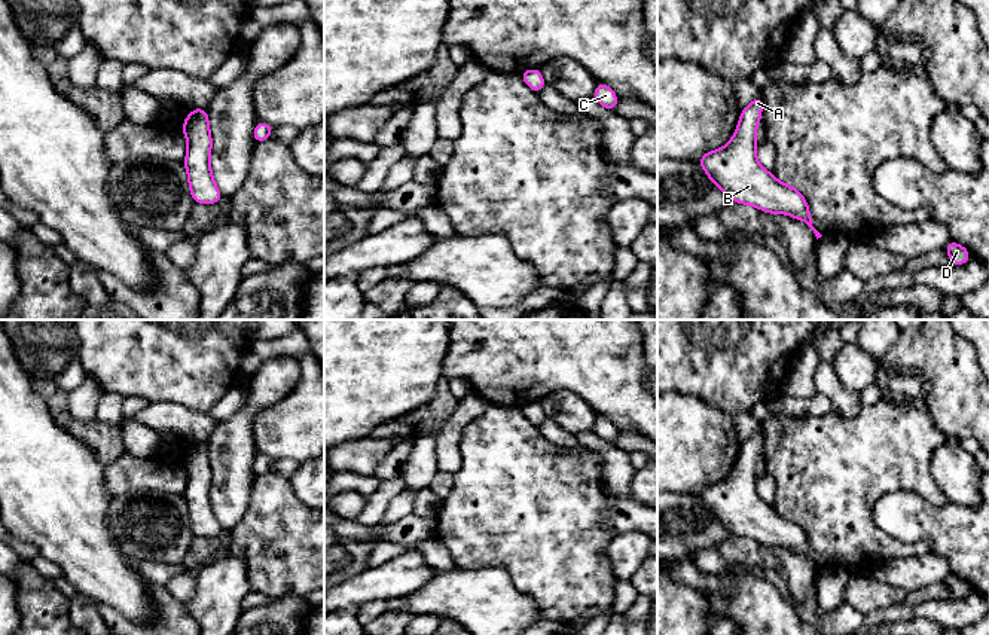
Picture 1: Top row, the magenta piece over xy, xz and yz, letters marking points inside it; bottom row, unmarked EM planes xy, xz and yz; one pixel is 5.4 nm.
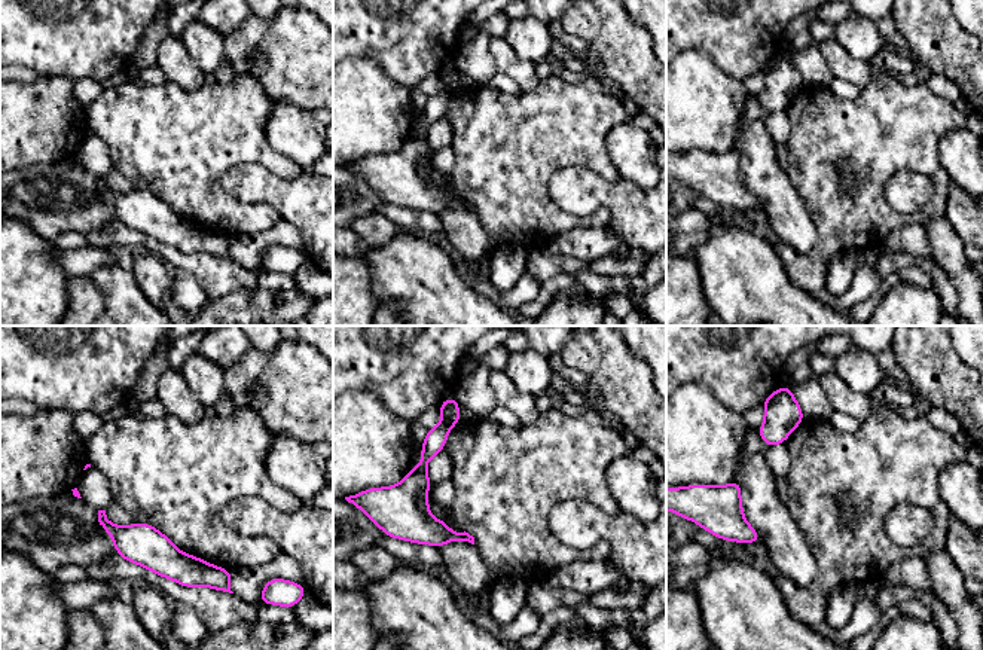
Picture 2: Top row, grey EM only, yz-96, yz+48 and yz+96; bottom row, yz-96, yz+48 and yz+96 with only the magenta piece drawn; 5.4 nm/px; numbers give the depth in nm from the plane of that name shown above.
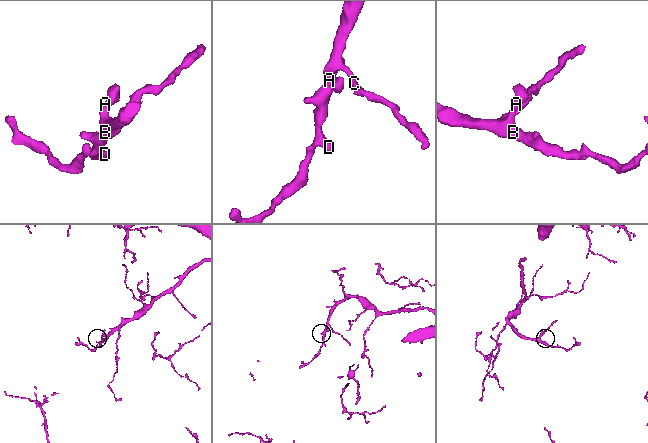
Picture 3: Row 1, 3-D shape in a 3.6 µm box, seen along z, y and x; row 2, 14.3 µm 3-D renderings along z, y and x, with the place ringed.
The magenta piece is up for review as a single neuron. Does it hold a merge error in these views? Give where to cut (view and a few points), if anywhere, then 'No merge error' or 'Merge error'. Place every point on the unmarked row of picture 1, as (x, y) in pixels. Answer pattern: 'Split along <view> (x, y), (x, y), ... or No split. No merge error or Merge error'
No split. No merge error

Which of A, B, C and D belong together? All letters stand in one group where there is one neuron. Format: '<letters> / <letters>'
A B C D

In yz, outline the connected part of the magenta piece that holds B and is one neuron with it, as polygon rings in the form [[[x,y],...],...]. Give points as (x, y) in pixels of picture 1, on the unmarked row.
[[[758,427],[753,436],[741,443],[739,457],[730,474],[712,485],[702,488],[698,495],[709,513],[726,526],[735,537],[750,537],[764,546],[782,546],[805,555],[815,567],[816,573],[822,568],[812,559],[808,534],[797,520],[779,516],[773,506],[766,504],[757,494],[756,465],[763,445],[763,430]]]

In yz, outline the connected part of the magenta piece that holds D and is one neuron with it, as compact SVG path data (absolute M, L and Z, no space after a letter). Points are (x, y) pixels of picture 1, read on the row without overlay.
M949 574L944 580L944 584L947 586L953 599L961 599L971 590L971 586L955 574Z

